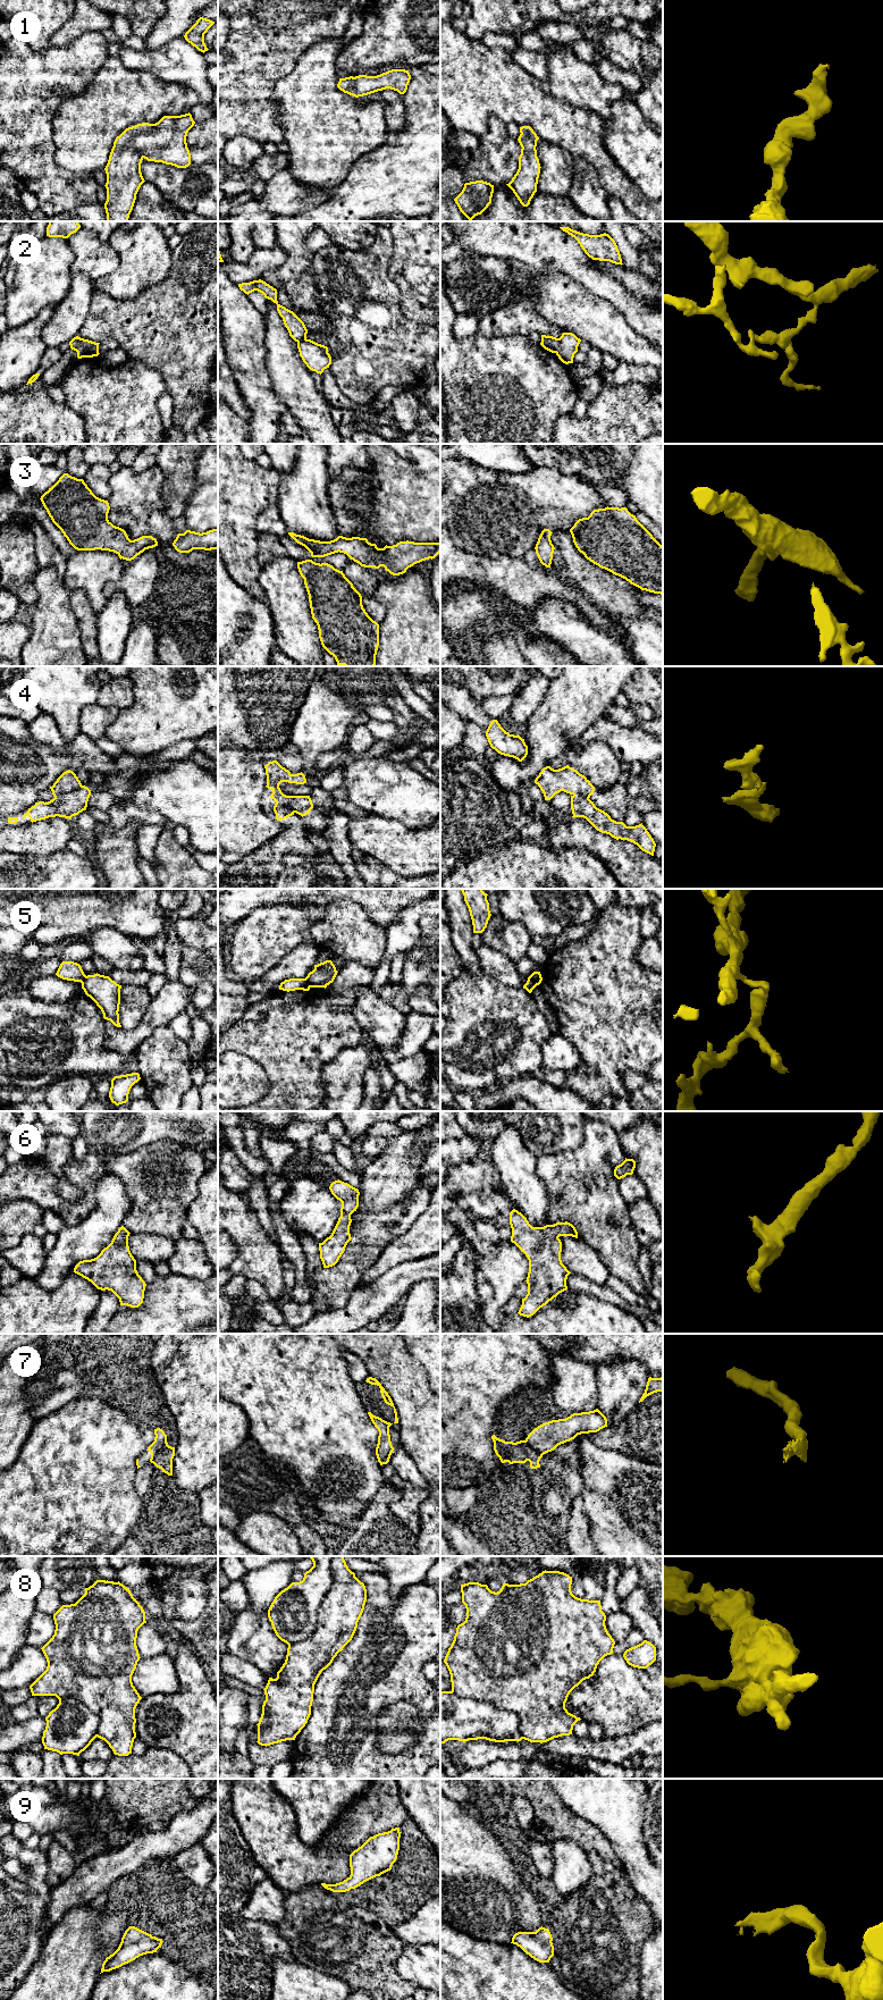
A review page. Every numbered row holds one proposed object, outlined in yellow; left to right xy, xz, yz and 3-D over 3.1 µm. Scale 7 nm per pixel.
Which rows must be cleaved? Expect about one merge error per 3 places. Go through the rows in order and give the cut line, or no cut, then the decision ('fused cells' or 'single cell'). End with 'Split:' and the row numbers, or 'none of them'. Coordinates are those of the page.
1: cut none; single cell
2: cut xy (80, 337), (81, 346), (76, 351); fused cells
3: cut none; single cell
4: cut xy (82, 786), (55, 797); fused cells
5: cut yz (529, 976), (539, 983); fused cells
6: cut none; single cell
7: cut yz (535, 1428), (535, 1446), (540, 1451), (547, 1452); fused cells
8: cut xz (335, 1556), (333, 1583), (320, 1604), (314, 1630), (288, 1645); fused cells
9: cut none; single cell
Split: 2, 4, 5, 7, 8

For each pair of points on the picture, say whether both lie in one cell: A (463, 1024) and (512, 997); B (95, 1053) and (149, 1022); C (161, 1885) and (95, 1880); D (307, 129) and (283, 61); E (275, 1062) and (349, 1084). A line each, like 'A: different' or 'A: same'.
A: same
B: different
C: different
D: different
E: different

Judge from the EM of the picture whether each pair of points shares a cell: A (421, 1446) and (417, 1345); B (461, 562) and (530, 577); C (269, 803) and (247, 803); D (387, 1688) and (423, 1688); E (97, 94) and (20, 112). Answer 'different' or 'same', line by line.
A: different
B: same
C: different
D: same
E: different

